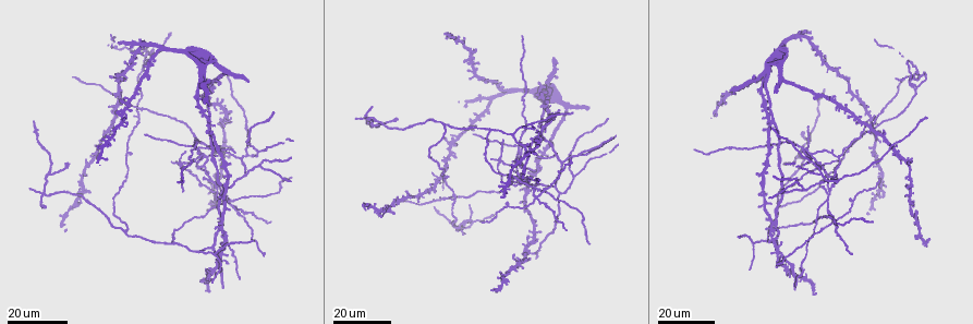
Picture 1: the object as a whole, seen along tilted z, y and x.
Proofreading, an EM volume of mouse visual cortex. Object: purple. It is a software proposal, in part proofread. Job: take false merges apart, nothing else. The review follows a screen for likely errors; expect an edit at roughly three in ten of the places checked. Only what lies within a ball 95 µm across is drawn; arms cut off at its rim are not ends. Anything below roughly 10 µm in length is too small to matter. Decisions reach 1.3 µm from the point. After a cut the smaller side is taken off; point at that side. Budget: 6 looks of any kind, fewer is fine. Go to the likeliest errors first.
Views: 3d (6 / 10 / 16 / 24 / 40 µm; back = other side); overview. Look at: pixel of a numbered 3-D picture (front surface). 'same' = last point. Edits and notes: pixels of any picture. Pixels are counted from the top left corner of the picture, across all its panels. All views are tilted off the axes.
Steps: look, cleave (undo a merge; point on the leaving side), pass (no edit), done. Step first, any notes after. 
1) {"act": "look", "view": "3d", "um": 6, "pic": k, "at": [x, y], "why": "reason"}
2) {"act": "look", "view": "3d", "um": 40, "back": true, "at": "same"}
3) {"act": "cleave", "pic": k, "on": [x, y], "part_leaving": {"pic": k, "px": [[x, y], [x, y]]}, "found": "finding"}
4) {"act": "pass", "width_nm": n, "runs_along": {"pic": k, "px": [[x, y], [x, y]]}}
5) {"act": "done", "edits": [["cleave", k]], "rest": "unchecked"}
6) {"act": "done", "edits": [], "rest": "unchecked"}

{"act": "look", "view": "3d", "um": 16, "pic": 1, "at": [804, 147], "why": "four arms meet"}

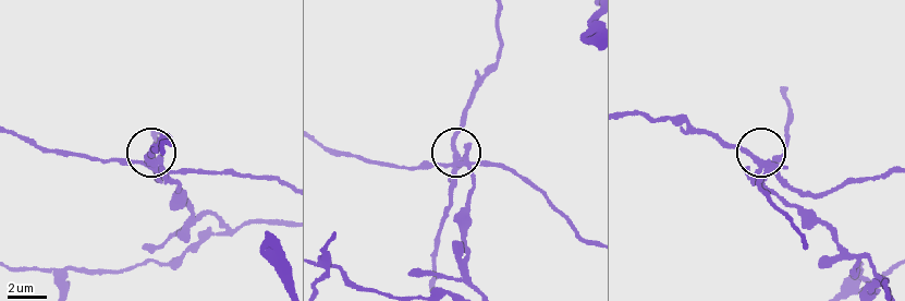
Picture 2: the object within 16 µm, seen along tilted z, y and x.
{"act": "look", "view": "3d", "um": 10, "pic": 2, "at": [150, 161]}

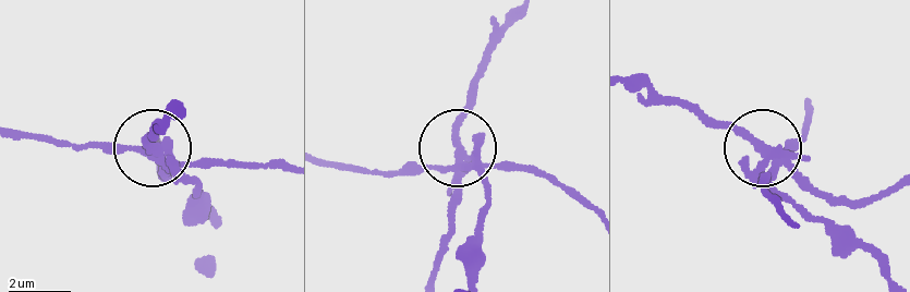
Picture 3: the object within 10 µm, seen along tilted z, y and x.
{"act": "look", "view": "3d", "um": 10, "back": true, "pic": 3, "at": [458, 147], "why": "other side"}

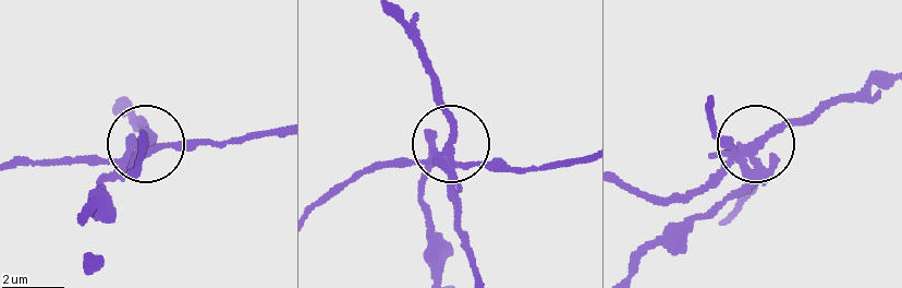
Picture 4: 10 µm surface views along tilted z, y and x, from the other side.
{"act": "cleave", "pic": 4, "on": [423, 191], "side_arm_um": 47, "arms": 4, "found": "a second neuron is stuck on"}

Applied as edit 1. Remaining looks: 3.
{"act": "look", "view": "overview"}

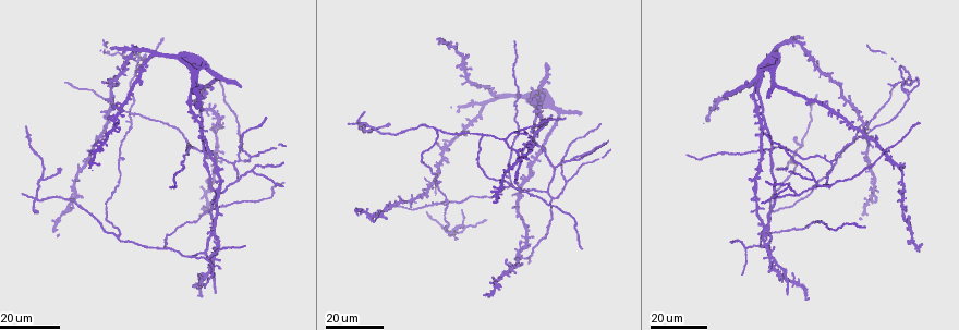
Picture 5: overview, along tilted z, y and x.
{"act": "look", "view": "3d", "um": 16, "pic": 5, "at": [909, 97], "why": "calibre changes"}

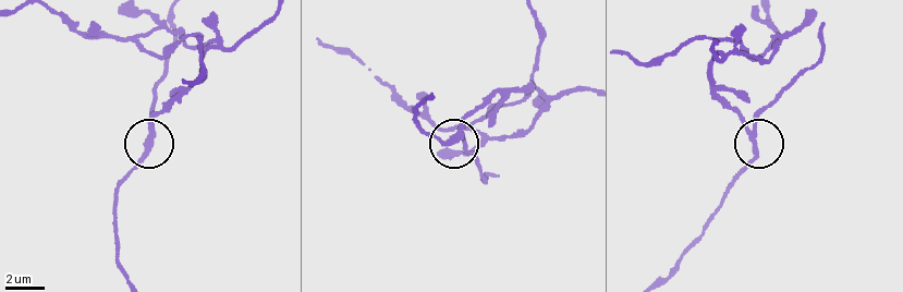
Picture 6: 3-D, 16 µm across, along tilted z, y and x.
{"act": "look", "view": "3d", "um": 6, "pic": 6, "at": [441, 143]}

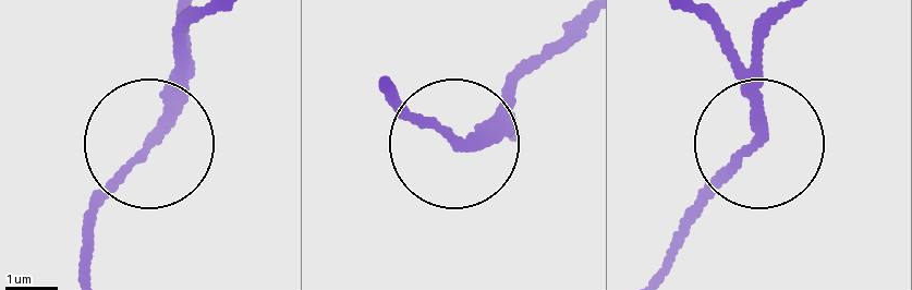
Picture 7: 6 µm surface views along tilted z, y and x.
{"act": "cleave", "pic": 7, "on": [173, 40], "width_nm": 190, "part_leaving": {"pic": 7, "px": [[170, 85], [192, 14]]}, "found": "two neurons meet here"}

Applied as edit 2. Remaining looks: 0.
{"act": "done", "edits": [["cleave", 4], ["cleave", 7]], "rest": "unchecked"}

